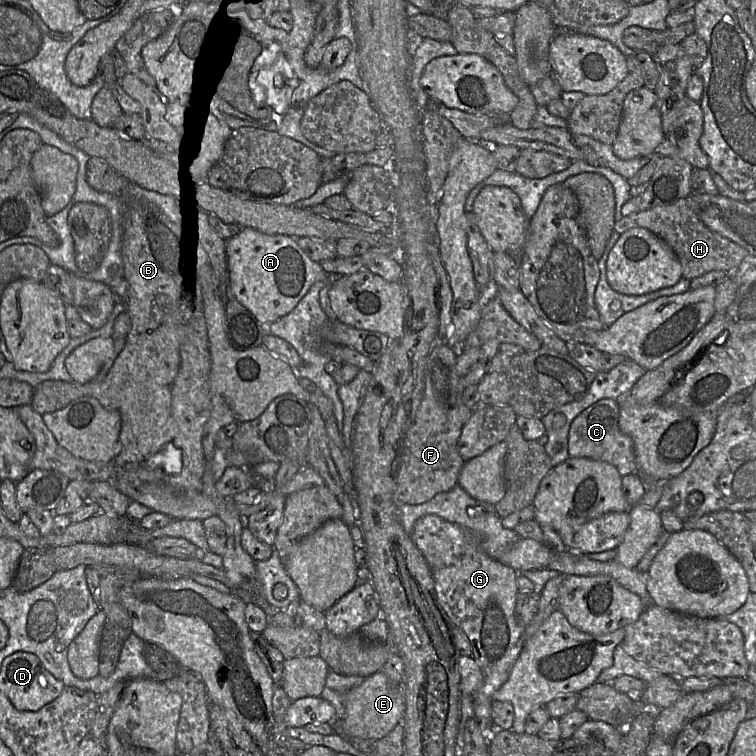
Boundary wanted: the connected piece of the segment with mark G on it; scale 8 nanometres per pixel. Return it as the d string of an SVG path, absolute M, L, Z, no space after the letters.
M434 514L419 518L411 533L411 539L422 553L431 569L437 601L450 623L458 626L468 637L472 646L472 657L483 673L483 683L473 695L474 713L486 729L492 727L493 694L508 680L511 670L525 644L525 628L515 613L518 572L491 558L471 539L459 525L448 522Z

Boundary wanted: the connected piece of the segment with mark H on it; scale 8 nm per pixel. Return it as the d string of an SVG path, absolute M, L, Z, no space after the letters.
M690 195L676 203L658 206L635 214L623 216L614 224L619 234L632 228L646 228L662 239L677 255L682 265L682 277L691 280L710 271L732 272L748 255L745 248L710 230L690 206Z

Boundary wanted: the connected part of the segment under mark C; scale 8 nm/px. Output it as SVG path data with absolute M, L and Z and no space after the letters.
M601 399L581 412L572 421L569 429L569 457L607 462L615 466L621 476L636 474L634 444L631 437L619 428L619 414L619 400L616 399Z

